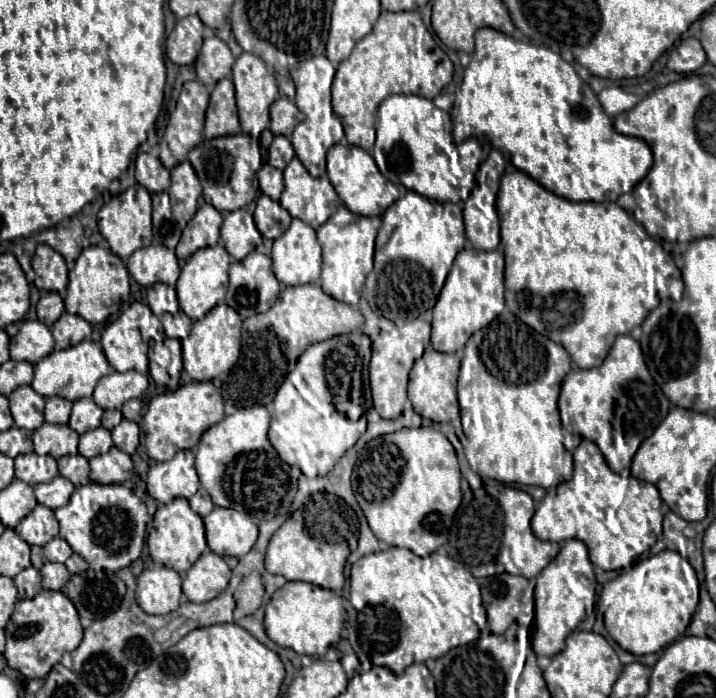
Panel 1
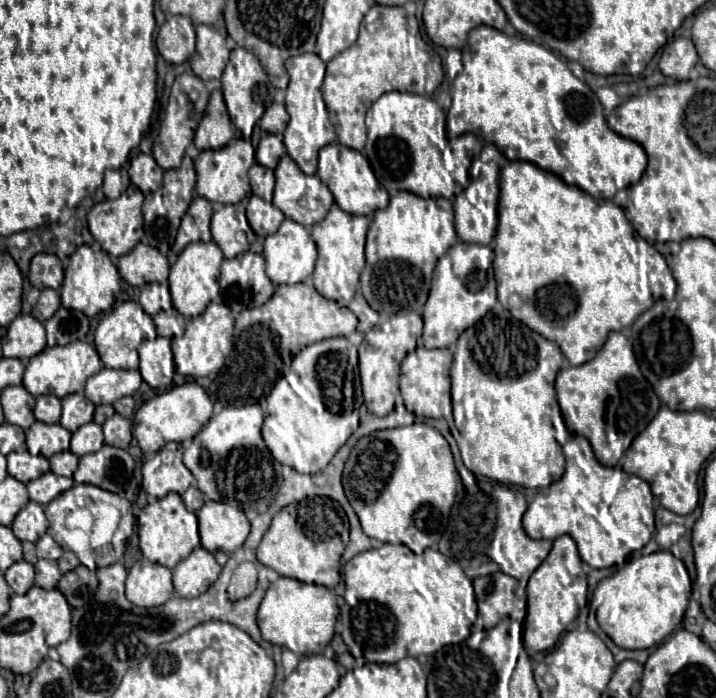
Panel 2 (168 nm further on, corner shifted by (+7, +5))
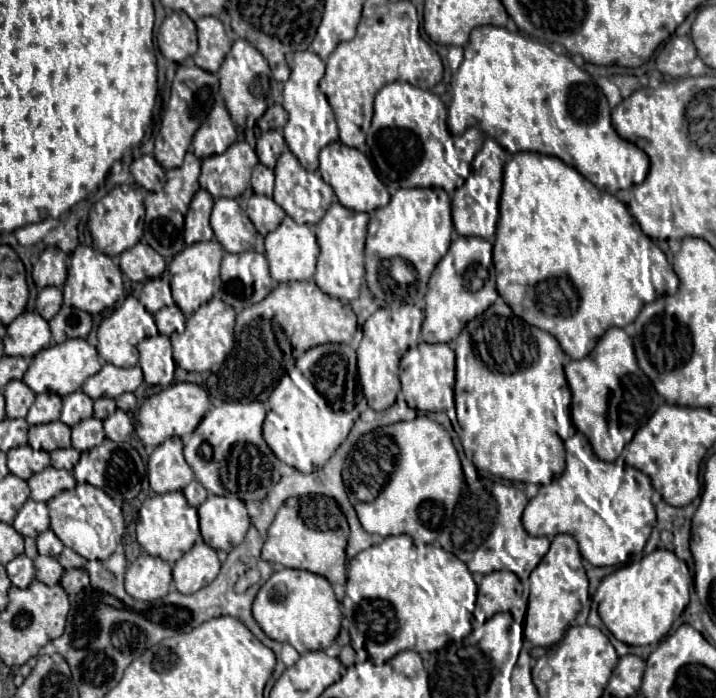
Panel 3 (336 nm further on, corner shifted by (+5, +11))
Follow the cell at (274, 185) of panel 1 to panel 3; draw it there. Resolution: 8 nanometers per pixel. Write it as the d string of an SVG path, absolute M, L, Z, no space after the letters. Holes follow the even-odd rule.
M257 164L251 176L251 184L255 194L263 194L263 196L273 196L273 170L269 170L263 164Z

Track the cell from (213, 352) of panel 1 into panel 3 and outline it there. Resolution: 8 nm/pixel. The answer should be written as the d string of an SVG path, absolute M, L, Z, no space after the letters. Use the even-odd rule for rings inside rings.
M213 298L207 304L203 304L191 318L187 318L185 332L171 336L175 364L187 372L207 372L215 366L221 366L235 342L235 338L233 338L235 323L235 310L229 304L225 304L223 300Z

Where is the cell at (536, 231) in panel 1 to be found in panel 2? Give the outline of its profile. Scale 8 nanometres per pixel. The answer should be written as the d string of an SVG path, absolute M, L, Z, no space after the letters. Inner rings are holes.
M509 162L499 176L499 206L497 206L497 216L499 216L499 226L495 234L495 260L493 260L493 270L495 270L495 280L497 280L497 298L499 302L513 314L513 318L521 320L527 324L531 330L537 330L541 336L549 338L551 342L557 342L565 358L571 362L571 366L579 366L589 362L589 358L595 358L597 350L605 344L605 338L611 330L623 330L625 326L631 326L639 314L643 314L647 308L651 308L655 300L651 291L662 291L665 288L665 296L672 300L675 297L677 283L673 278L664 257L645 239L633 230L629 220L625 218L625 212L613 204L611 200L595 200L583 190L575 186L567 186L559 176L549 174L531 162Z

